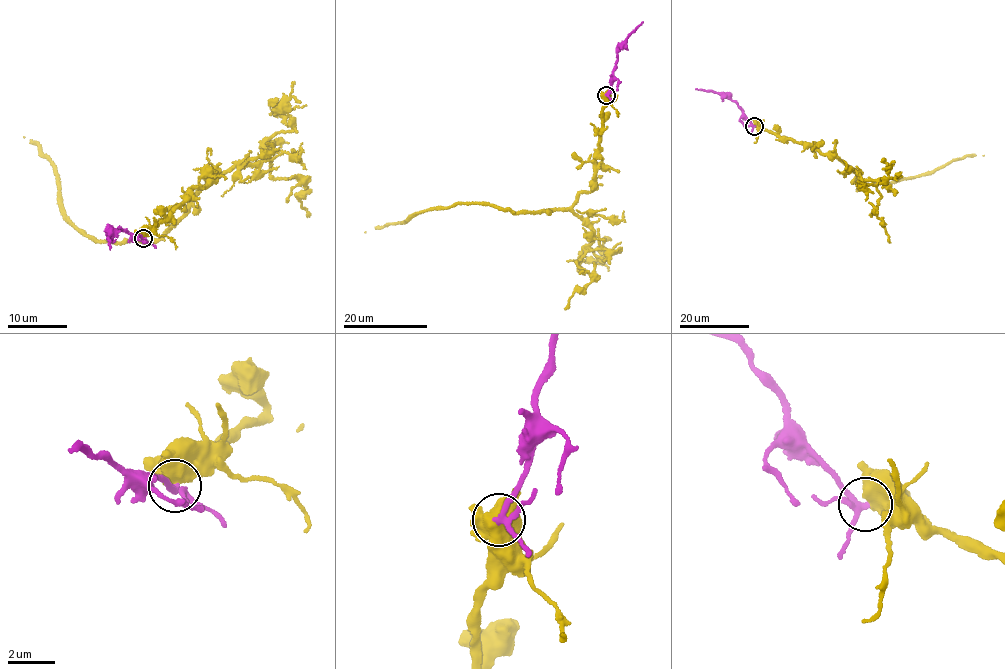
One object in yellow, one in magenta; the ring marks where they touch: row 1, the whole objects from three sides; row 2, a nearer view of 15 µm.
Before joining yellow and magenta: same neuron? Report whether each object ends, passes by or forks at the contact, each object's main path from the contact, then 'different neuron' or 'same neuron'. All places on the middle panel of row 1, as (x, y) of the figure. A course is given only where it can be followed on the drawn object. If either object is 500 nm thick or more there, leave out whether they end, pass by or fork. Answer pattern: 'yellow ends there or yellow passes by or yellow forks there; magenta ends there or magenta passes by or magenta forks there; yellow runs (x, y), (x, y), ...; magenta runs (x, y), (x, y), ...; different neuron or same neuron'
yellow runs (606, 94), (591, 190), (579, 194), (570, 208), (517, 214), (460, 203), (364, 232); magenta runs (606, 94), (613, 76), (617, 50), (643, 21); same neuron

